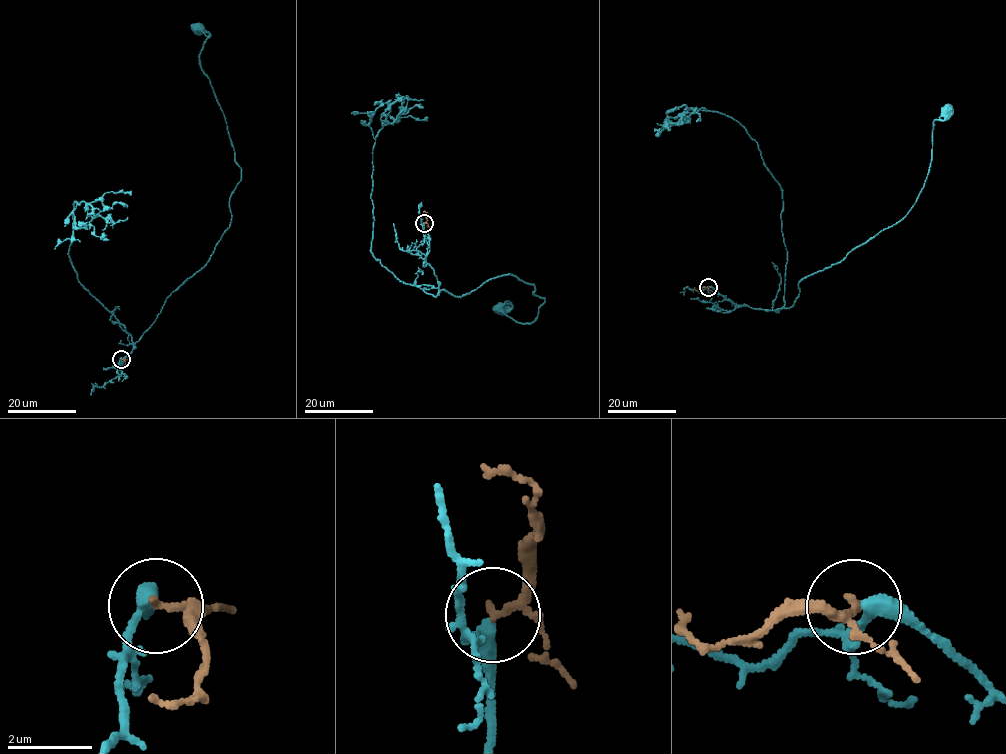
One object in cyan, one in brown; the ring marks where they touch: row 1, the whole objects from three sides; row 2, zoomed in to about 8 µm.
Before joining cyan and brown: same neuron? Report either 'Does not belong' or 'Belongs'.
Belongs

